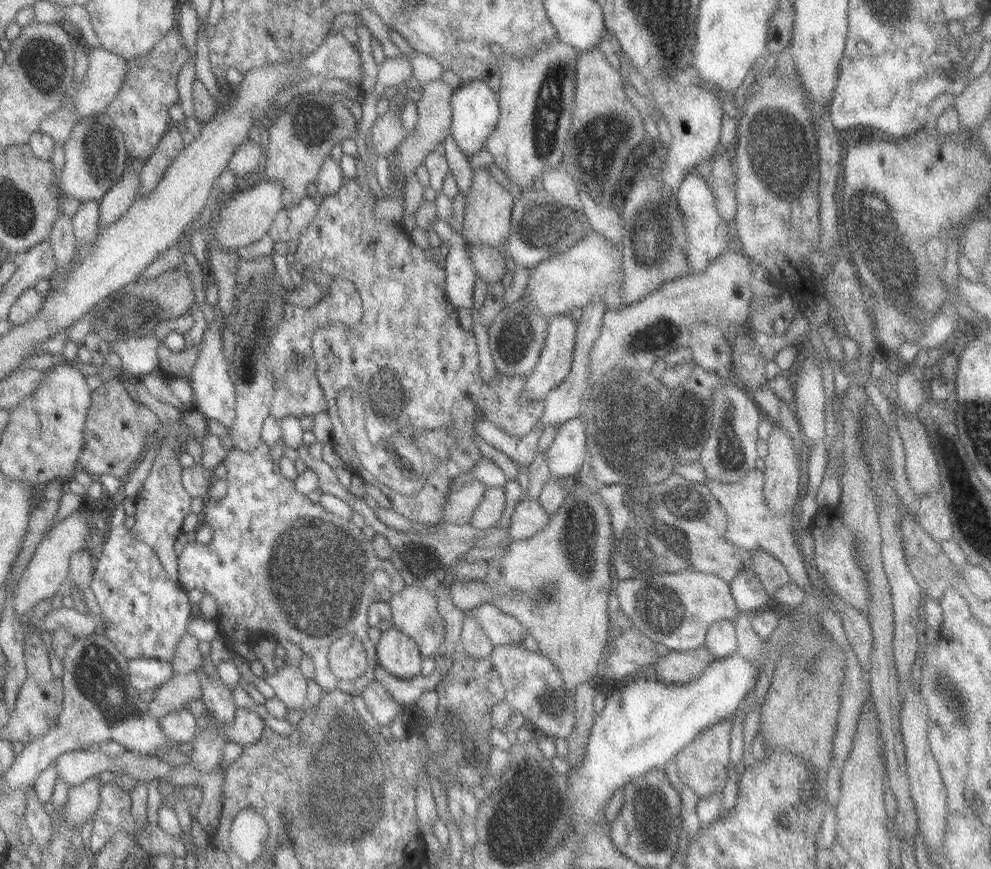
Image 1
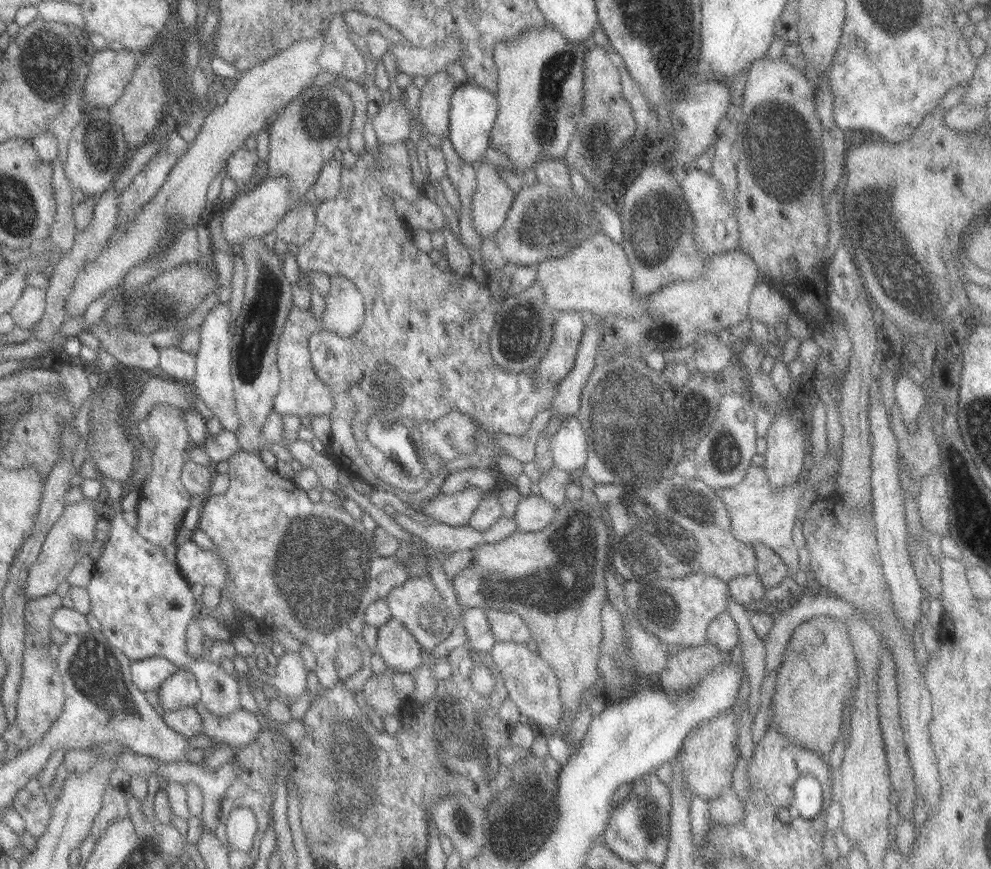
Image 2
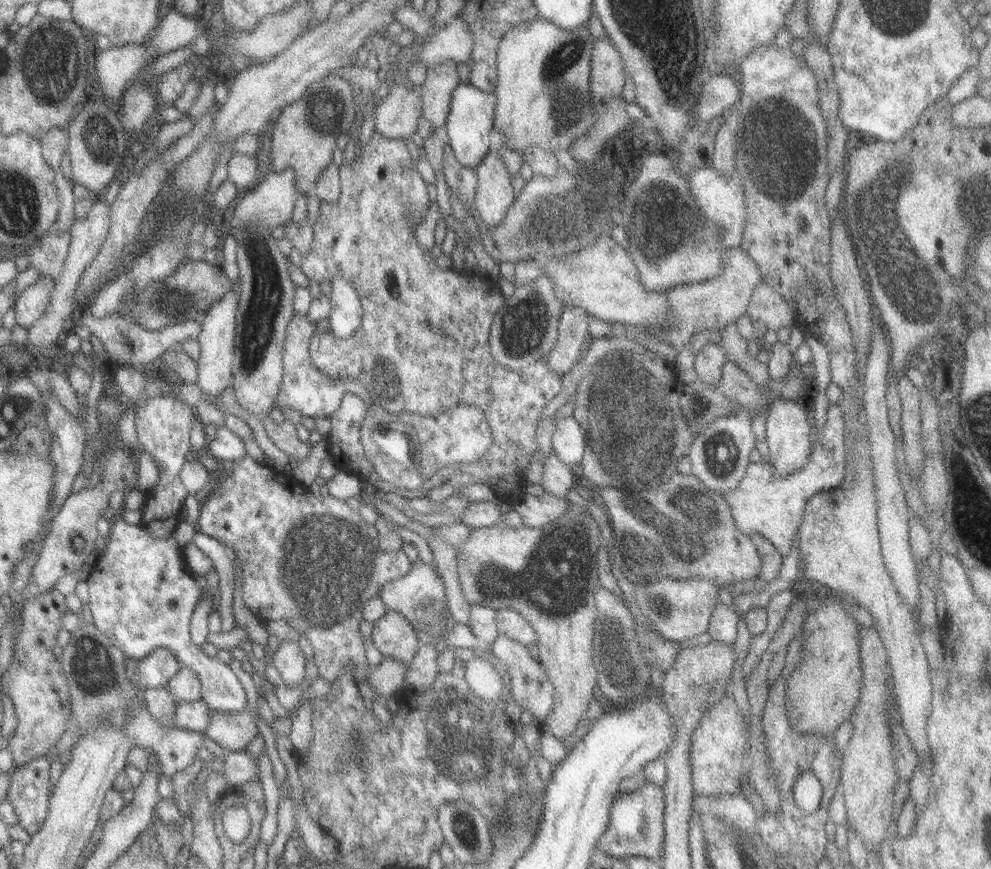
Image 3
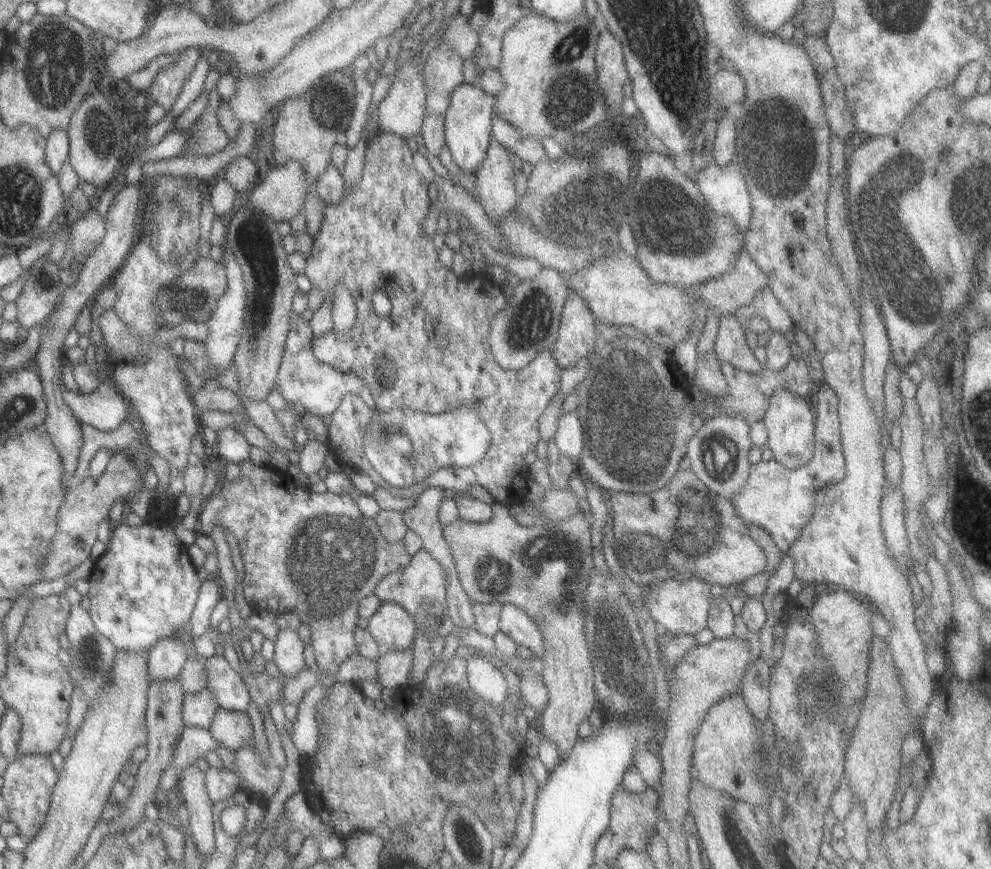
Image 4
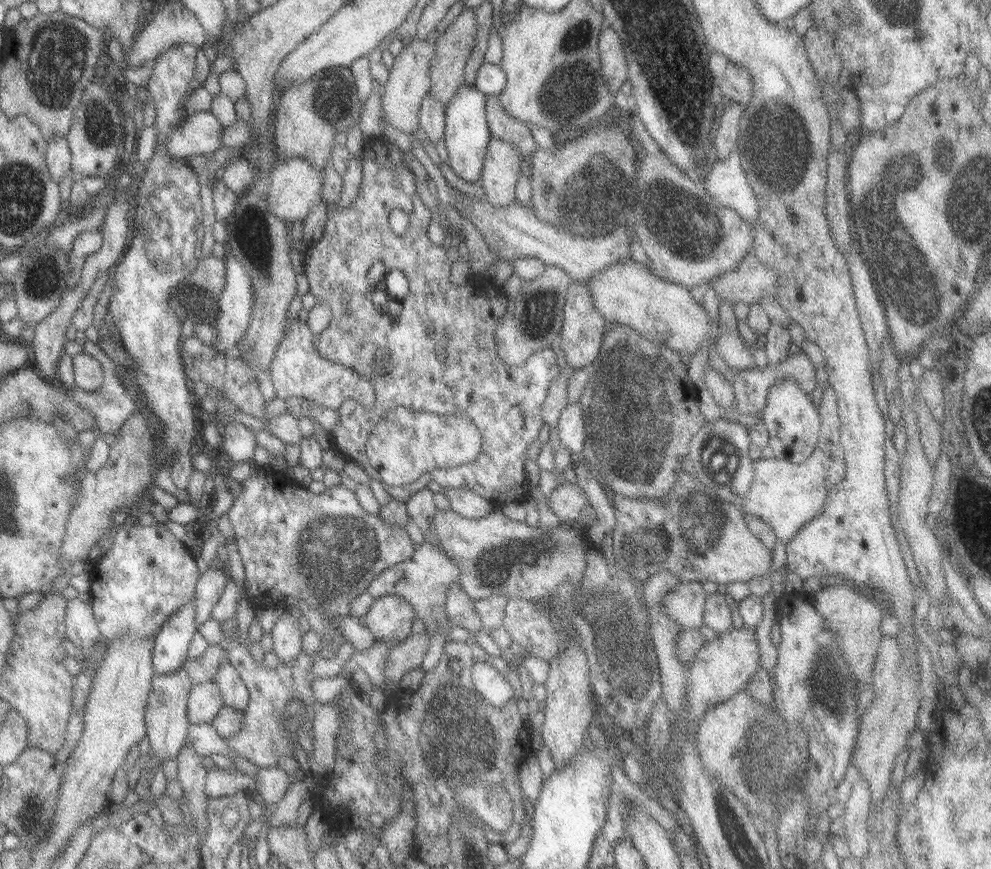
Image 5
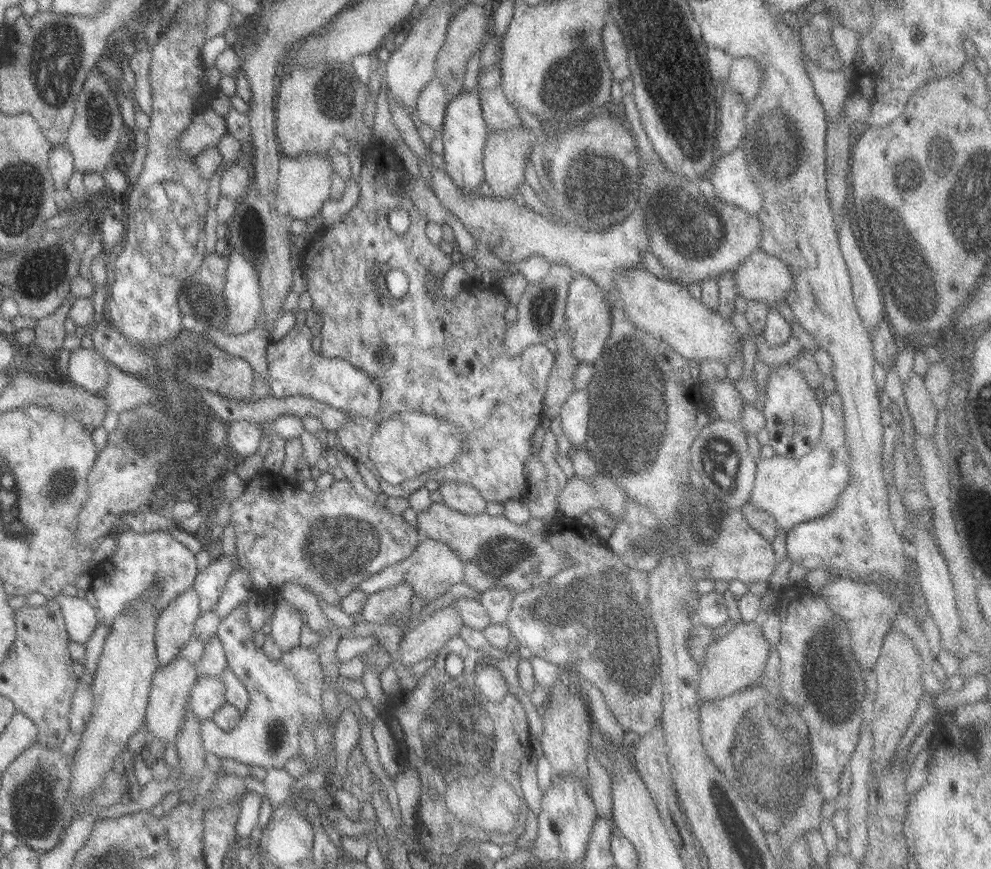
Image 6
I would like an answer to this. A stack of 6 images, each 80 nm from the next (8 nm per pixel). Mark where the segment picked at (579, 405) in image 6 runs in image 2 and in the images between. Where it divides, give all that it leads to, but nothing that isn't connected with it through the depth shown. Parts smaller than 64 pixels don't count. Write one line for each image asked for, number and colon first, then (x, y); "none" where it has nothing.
2: (567, 445)
3: (567, 443)
4: (568, 436)
5: (570, 426)

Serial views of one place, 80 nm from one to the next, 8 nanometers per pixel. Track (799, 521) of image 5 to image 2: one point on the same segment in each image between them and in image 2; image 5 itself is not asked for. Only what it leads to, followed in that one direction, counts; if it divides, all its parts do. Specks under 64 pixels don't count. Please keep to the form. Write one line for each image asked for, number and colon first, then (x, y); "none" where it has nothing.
2: (756, 513)
3: (772, 507)
4: (779, 501)

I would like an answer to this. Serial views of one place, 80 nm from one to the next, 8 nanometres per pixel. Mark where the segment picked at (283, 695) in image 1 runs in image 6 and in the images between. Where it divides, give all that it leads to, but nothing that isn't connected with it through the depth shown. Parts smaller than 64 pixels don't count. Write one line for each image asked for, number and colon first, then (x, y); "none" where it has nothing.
2: (288, 680)
3: (288, 660)
4: (287, 656)
5: (286, 637)
6: (284, 625)

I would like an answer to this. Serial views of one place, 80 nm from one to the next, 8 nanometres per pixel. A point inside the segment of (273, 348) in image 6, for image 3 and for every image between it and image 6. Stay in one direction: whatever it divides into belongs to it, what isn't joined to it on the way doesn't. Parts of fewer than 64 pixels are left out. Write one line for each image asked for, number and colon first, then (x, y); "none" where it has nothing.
3: (303, 388)
4: (316, 387)
5: (296, 369)

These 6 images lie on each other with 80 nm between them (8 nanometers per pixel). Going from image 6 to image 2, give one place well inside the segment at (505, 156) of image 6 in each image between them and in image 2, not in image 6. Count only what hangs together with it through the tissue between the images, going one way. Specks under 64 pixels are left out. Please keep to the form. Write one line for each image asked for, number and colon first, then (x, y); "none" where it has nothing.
2: (491, 199)
3: (494, 193)
4: (494, 189)
5: (501, 165)

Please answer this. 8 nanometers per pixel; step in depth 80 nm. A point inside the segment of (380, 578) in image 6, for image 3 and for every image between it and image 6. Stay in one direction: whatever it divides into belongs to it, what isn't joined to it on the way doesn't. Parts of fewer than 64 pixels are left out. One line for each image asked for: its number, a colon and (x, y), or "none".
3: (418, 597)
4: (419, 587)
5: (422, 581)

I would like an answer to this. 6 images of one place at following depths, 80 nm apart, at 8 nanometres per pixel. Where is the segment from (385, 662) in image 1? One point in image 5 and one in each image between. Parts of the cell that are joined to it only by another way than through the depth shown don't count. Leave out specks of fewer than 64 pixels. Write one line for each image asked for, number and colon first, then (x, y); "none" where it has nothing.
2: (400, 652)
3: (391, 635)
4: (392, 628)
5: (389, 619)

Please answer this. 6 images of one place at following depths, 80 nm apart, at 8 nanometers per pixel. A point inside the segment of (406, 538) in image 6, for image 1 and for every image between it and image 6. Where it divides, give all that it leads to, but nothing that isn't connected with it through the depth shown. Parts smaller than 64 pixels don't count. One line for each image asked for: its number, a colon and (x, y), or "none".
1: (262, 529)
2: (309, 569)
3: (313, 562)
4: (313, 554)
5: (323, 549)

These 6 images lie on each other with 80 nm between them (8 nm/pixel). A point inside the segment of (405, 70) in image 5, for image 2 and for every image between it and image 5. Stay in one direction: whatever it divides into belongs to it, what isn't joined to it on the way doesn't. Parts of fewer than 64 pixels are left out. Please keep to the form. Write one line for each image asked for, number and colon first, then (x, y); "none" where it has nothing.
2: (391, 122)
3: (396, 116)
4: (400, 113)

